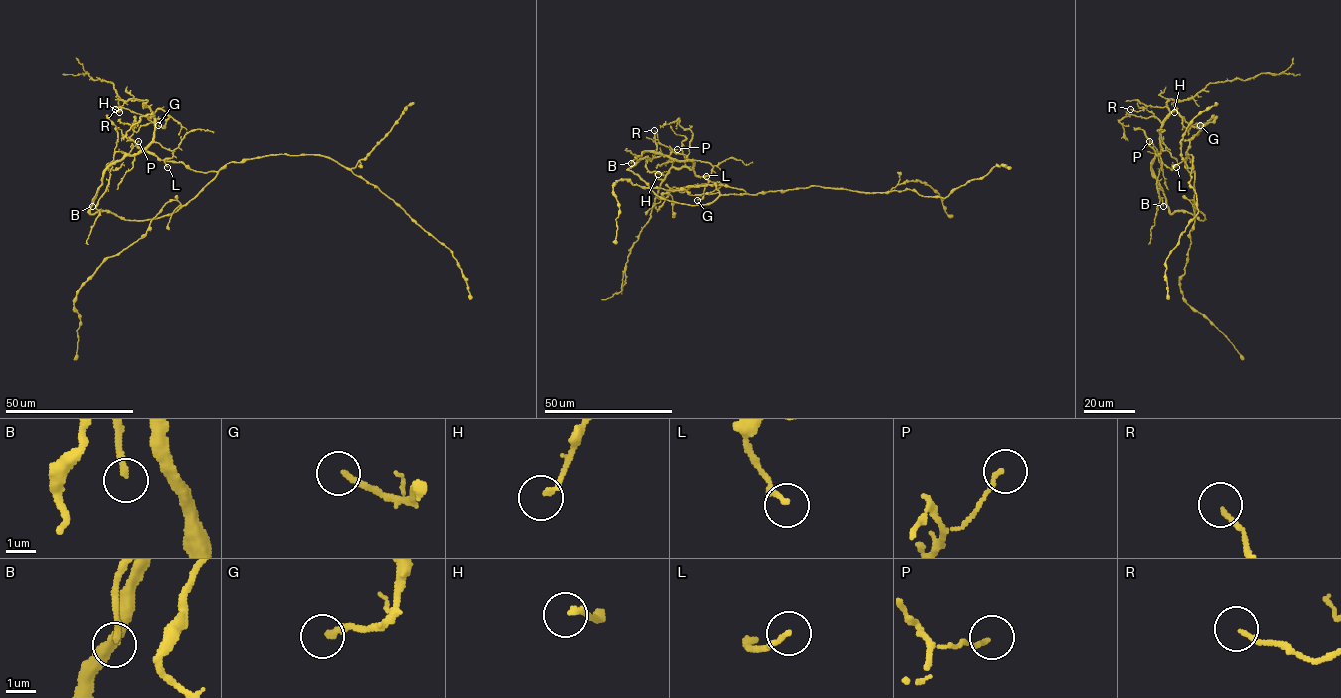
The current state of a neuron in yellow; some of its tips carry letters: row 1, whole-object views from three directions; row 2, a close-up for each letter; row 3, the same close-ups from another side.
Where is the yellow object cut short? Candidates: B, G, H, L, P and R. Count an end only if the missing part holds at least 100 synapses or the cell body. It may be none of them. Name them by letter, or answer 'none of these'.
B

